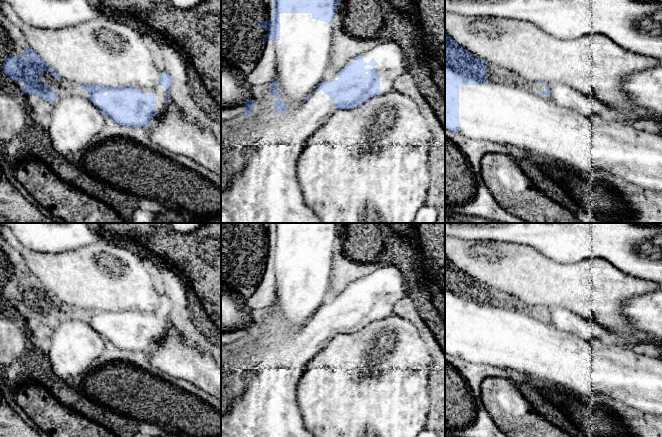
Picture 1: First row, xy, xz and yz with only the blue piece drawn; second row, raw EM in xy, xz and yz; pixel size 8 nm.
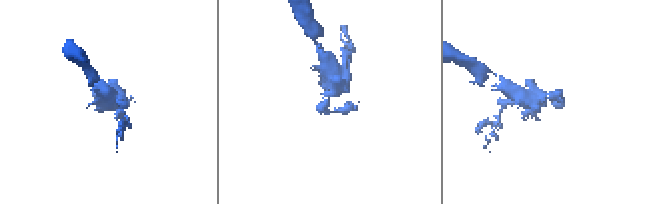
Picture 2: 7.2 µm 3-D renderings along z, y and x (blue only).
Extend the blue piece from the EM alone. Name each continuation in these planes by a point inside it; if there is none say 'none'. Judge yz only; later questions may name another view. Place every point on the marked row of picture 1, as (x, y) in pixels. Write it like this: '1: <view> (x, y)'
none

